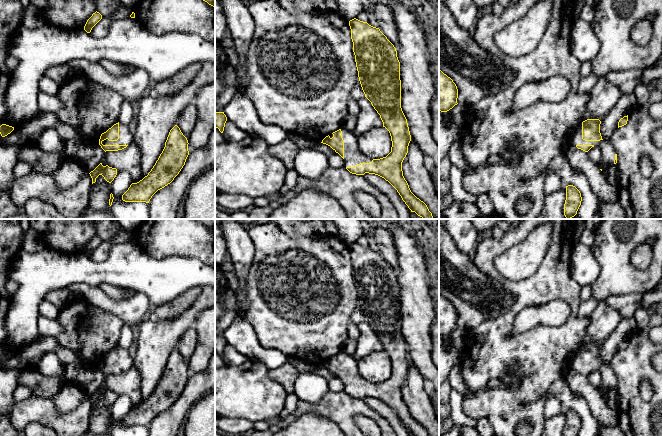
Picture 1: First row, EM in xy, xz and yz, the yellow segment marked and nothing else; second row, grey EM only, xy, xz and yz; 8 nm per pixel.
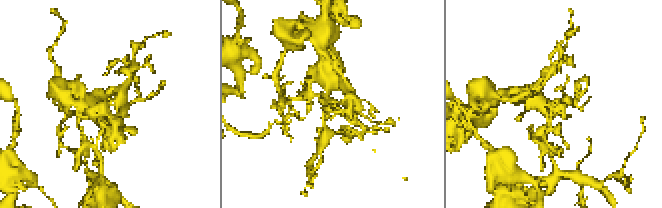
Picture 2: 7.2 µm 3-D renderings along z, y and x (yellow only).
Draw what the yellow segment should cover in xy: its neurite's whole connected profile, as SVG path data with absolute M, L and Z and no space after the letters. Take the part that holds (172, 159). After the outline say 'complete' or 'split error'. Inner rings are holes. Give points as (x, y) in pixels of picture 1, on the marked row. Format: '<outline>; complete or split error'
M175 125L169 132L165 147L155 165L142 180L132 183L122 195L125 202L149 203L152 196L170 184L179 174L189 155L188 140Z; complete

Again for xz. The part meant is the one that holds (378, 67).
M356 18L349 21L359 81L365 97L380 115L391 136L391 152L371 163L346 169L356 175L375 174L388 181L411 210L423 219L434 219L427 205L410 190L403 176L402 162L411 135L401 108L400 62L394 45L379 28Z; complete

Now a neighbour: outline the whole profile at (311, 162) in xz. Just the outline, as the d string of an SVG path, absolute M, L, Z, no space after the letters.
M298 136L295 143L298 151L295 157L294 170L299 177L319 178L328 168L328 155L320 149L320 142Z

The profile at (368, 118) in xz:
M366 97L360 98L358 100L358 104L359 113L357 115L357 124L356 127L351 131L356 138L368 130L383 126L380 115Z

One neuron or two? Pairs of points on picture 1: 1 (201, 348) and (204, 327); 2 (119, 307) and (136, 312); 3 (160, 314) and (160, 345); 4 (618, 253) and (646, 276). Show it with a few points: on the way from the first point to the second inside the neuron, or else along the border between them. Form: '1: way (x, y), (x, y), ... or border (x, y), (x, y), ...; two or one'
1: way (204, 343), (204, 332); one
2: way (123, 309), (132, 311); one
3: border (183, 314), (173, 319), (157, 319), (154, 317); two
4: way (621, 261), (638, 276); one

